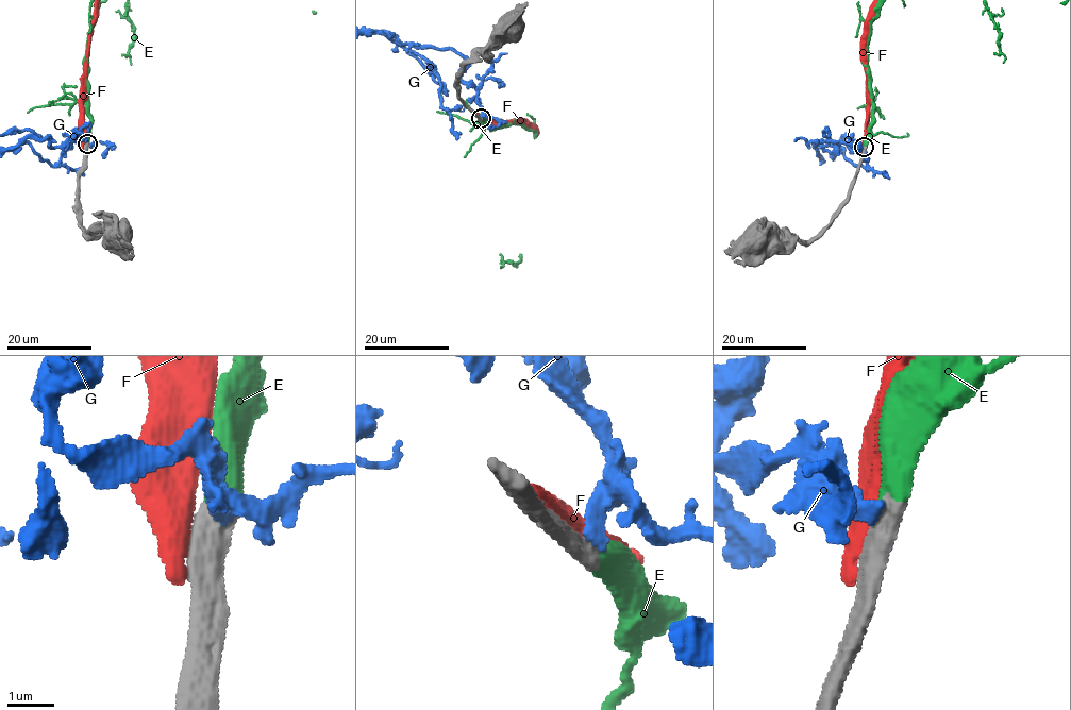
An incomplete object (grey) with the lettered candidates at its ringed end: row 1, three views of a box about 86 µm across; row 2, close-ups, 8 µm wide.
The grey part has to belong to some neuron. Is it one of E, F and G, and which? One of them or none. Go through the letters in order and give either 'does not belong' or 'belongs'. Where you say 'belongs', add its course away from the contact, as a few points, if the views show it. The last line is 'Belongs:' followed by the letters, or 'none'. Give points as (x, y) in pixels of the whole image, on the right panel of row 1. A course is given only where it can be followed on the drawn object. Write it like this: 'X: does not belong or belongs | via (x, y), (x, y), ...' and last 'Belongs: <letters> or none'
E: belongs
F: does not belong
G: does not belong
Belongs: E

